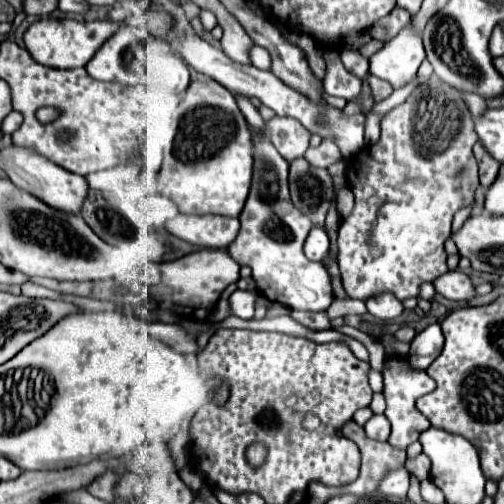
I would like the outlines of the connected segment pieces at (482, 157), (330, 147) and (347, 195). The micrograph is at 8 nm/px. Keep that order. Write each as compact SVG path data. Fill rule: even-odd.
M480 142L474 144L474 156L476 156L478 166L480 166L480 184L484 188L488 188L496 180L496 176L498 176L500 162L494 160L490 154L486 154L486 148Z
M322 140L320 146L308 148L306 154L304 154L304 158L306 158L312 166L316 166L316 168L328 168L330 164L338 162L340 156L342 156L342 154L340 154L338 146L336 146L332 140Z
M344 188L338 192L338 212L342 214L342 218L348 218L350 212L354 208L354 194L350 188Z

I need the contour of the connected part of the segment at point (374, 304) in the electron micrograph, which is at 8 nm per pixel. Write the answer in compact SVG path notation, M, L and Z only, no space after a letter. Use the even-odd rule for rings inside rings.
M390 292L376 294L374 298L366 298L364 304L366 304L366 308L368 308L370 314L374 314L376 318L380 318L384 322L400 316L402 310L404 310L402 302L398 298L394 298L394 294L390 294Z

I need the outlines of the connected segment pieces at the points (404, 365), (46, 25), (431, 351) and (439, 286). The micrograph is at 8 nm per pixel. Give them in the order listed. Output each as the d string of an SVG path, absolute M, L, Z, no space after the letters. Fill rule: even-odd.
M392 356L384 362L384 370L382 370L382 376L384 376L384 398L386 398L386 418L392 422L392 434L388 438L388 442L394 446L394 448L400 448L400 450L406 450L412 442L418 440L420 432L430 428L430 422L416 410L416 400L428 392L432 392L436 388L434 380L426 374L426 372L414 372L410 366L408 366L408 360L404 356Z
M42 18L28 26L24 32L24 44L30 56L50 68L80 68L96 54L96 50L120 28L122 24L114 22L86 22L86 20L54 20Z
M438 322L430 324L412 340L408 350L410 364L414 364L416 370L426 370L442 352L442 346L444 346L444 336L442 336L440 324Z
M448 270L446 274L434 278L432 284L436 292L448 300L470 300L476 296L470 278L460 270Z

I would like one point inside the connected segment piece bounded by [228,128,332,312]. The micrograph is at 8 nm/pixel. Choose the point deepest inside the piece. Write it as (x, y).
(273, 231)

